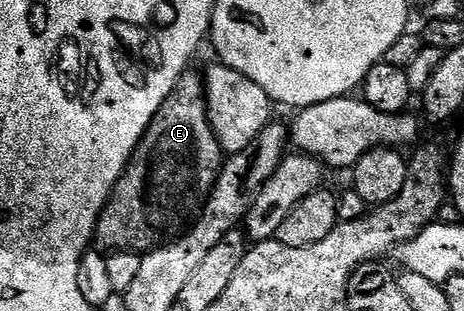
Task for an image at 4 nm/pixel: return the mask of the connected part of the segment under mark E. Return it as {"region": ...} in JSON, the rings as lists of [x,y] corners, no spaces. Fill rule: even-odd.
{"region":[[[188,69],[160,105],[134,156],[127,161],[98,218],[93,246],[103,253],[145,253],[182,238],[201,215],[223,162],[224,152],[208,117],[203,76]]]}

